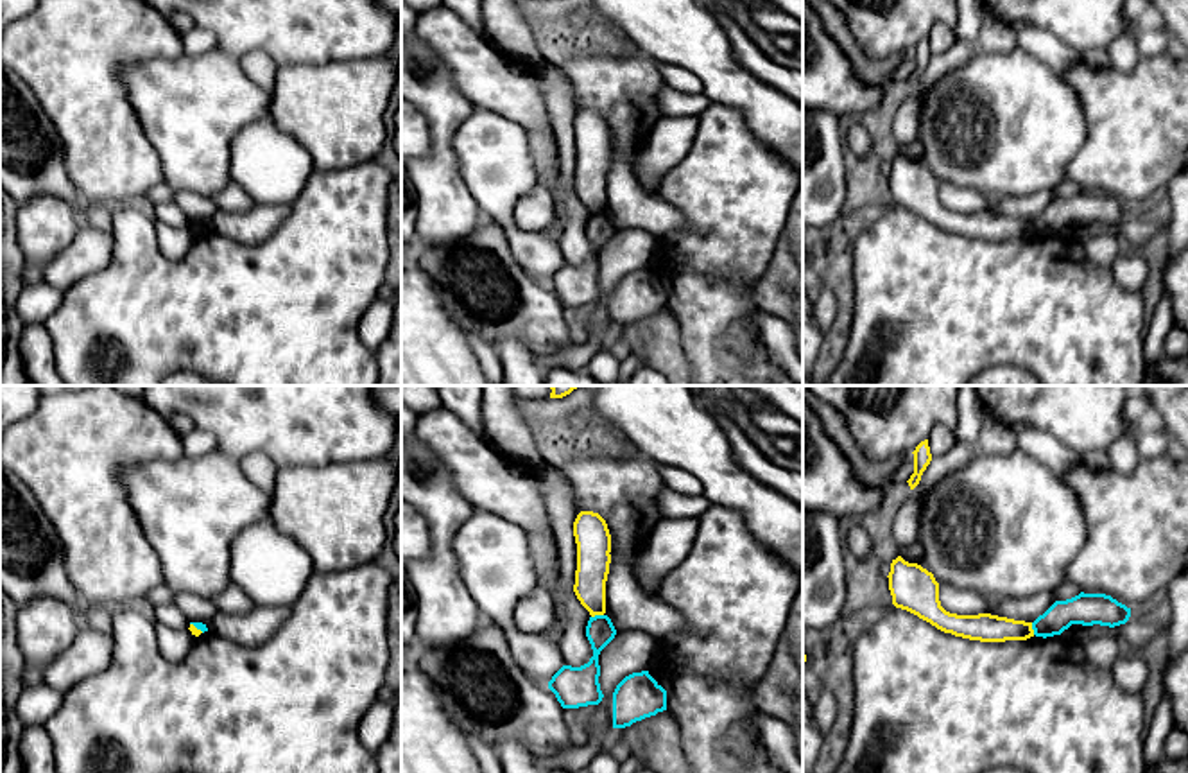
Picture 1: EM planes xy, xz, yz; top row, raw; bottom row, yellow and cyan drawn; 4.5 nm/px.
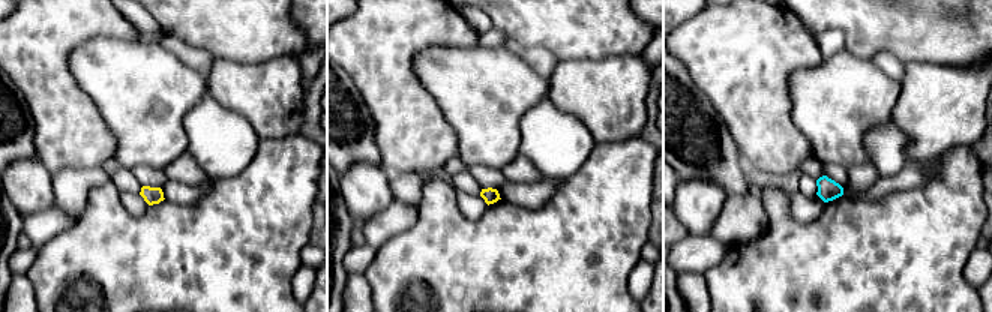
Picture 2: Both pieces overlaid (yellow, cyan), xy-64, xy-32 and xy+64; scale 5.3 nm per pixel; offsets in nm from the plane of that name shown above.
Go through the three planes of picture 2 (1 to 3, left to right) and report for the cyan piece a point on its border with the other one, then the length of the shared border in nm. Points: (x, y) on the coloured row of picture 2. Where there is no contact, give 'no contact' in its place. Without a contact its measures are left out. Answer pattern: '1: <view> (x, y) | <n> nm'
1: no contact
2: no contact
3: no contact

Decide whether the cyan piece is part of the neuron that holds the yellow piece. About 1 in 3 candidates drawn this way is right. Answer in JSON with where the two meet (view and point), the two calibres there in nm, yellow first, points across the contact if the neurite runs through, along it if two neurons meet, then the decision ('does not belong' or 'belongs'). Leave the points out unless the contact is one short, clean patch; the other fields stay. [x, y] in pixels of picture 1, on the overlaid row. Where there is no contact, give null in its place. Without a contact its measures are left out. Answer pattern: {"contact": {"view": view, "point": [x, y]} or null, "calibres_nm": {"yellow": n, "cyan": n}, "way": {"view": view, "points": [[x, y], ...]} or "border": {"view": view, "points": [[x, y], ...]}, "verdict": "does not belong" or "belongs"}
{"contact": {"view": "xz", "point": [597, 614]}, "calibres_nm": {"yellow": 150, "cyan": 120}, "border": {"view": "xz", "points": [[602, 614], [592, 617]]}, "verdict": "does not belong"}

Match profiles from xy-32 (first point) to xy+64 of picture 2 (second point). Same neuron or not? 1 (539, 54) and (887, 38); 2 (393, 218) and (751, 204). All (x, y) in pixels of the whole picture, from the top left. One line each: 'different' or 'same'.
1: different
2: same

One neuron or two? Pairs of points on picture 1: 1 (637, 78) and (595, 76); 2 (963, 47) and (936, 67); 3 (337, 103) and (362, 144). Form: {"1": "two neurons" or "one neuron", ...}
{"1": "one neuron", "2": "one neuron", "3": "one neuron"}

